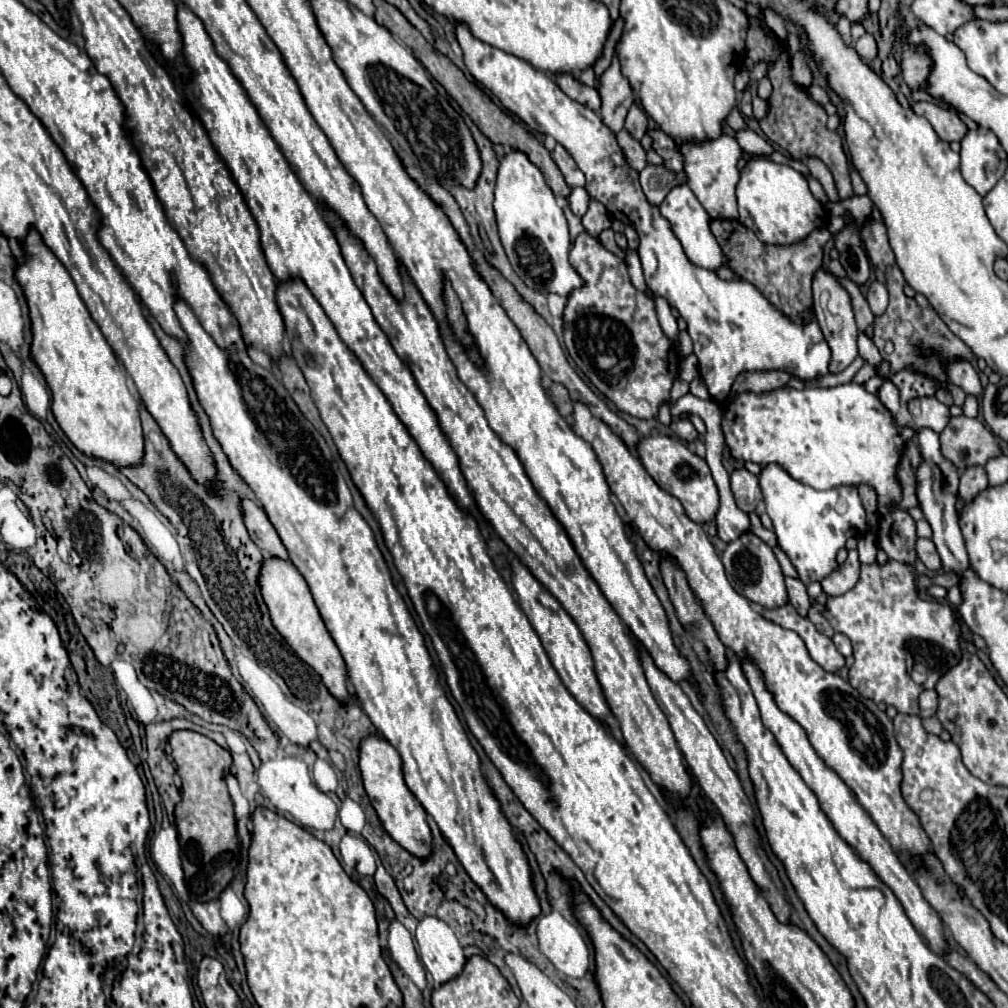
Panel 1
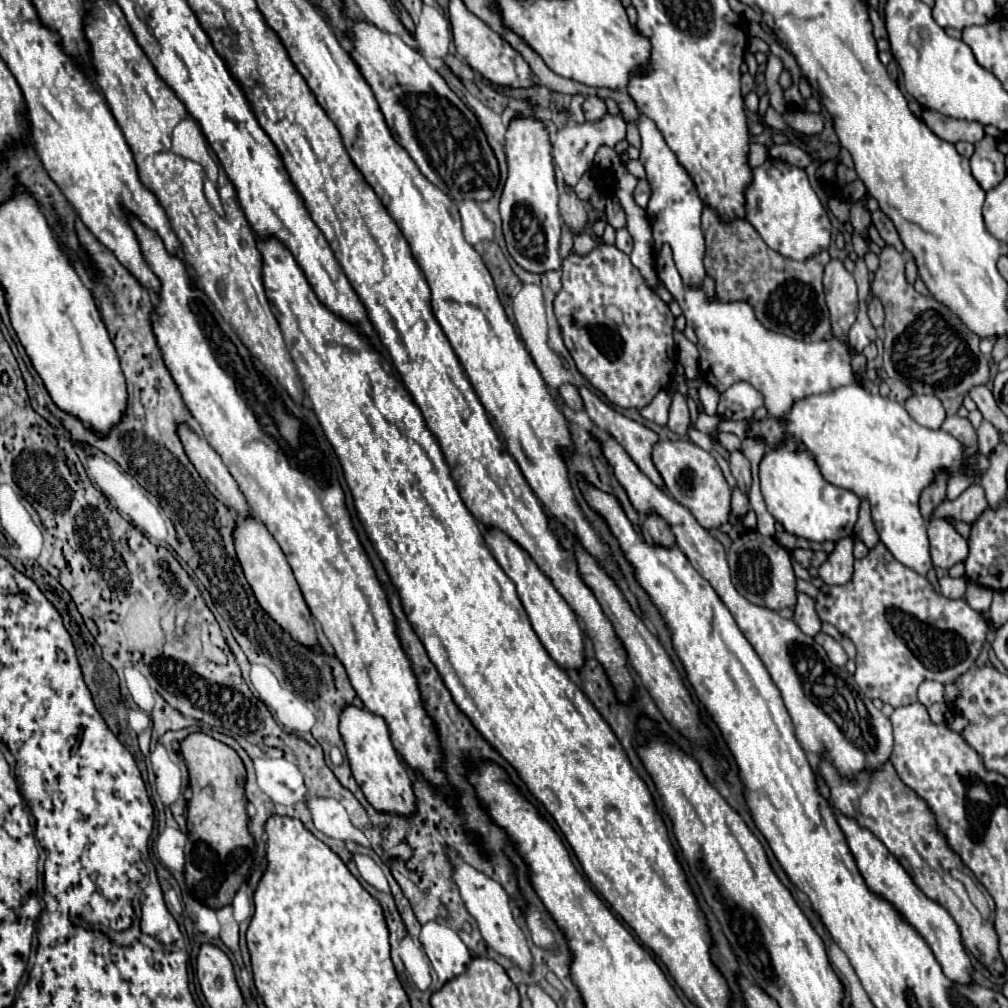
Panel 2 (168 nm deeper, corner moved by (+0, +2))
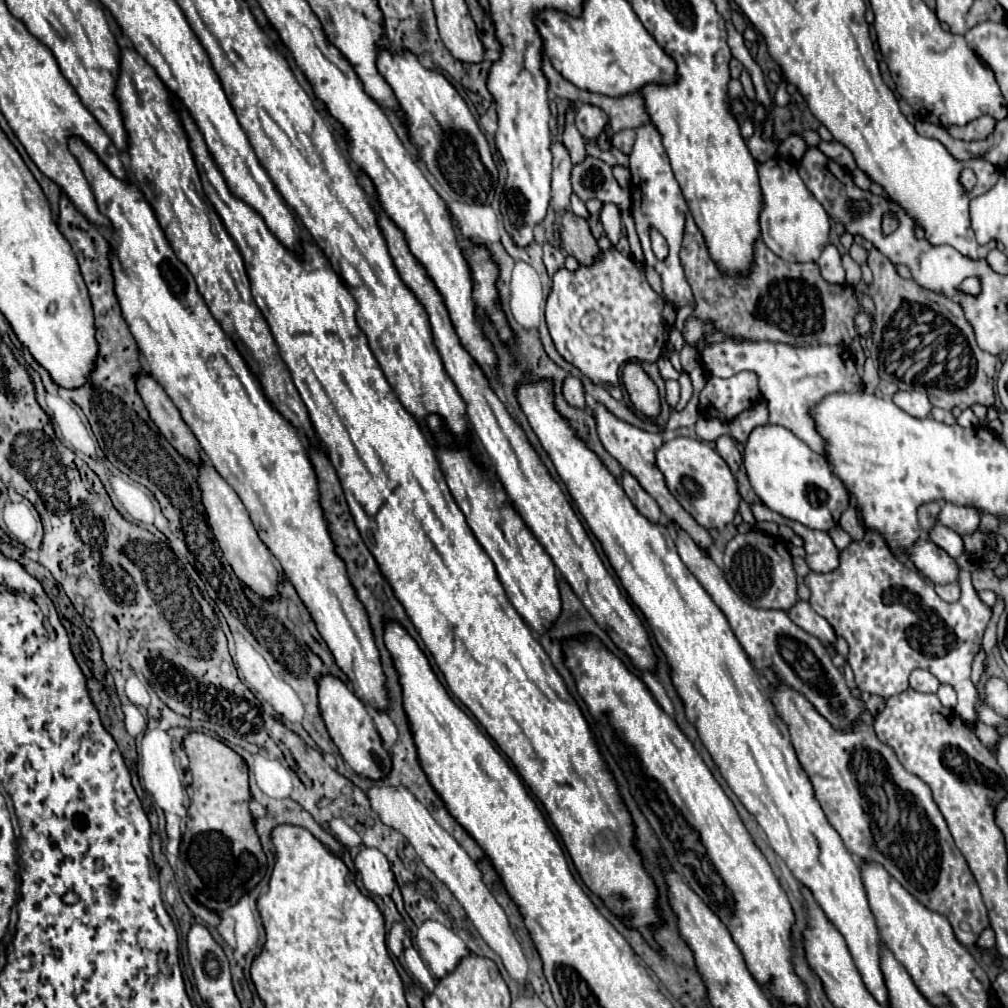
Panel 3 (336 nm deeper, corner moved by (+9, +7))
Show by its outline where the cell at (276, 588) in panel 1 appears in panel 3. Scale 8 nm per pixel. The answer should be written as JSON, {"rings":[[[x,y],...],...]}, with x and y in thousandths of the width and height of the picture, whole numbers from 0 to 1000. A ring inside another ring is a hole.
{"rings":[[[203,455],[195,461],[195,481],[199,487],[199,499],[205,507],[205,519],[211,525],[211,531],[235,572],[239,572],[239,576],[243,576],[243,580],[247,580],[249,584],[255,584],[259,592],[271,592],[271,588],[275,588],[277,564],[265,541],[255,533],[255,527],[247,517],[247,509],[243,509],[243,503],[239,501],[239,495],[235,493],[231,483]]]}

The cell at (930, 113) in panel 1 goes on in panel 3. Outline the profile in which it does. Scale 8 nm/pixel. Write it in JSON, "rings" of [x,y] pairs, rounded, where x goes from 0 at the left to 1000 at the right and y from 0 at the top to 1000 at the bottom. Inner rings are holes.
{"rings":[[[975,114],[957,126],[941,126],[941,134],[945,134],[947,138],[953,138],[953,140],[971,140],[971,138],[977,138],[979,134],[985,132],[987,122],[989,120],[985,116]]]}

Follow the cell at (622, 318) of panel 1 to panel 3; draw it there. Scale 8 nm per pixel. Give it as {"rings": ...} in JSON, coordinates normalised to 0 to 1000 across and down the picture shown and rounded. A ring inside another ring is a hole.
{"rings":[[[606,247],[606,249],[598,249],[596,251],[596,257],[592,257],[586,265],[574,265],[570,271],[566,271],[564,267],[555,267],[551,273],[549,273],[549,287],[547,287],[547,293],[543,297],[543,324],[545,324],[545,330],[549,334],[549,340],[553,344],[553,348],[564,358],[568,360],[570,364],[574,364],[586,378],[590,380],[608,380],[608,382],[614,382],[614,364],[622,358],[652,358],[658,348],[660,348],[660,342],[662,342],[662,328],[660,328],[660,322],[658,322],[658,303],[660,299],[646,287],[646,283],[642,281],[640,273],[632,267],[632,263],[628,261],[626,255],[620,255],[616,253],[612,247]]]}

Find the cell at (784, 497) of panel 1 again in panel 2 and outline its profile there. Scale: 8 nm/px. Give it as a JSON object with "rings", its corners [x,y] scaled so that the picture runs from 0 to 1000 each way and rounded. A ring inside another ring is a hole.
{"rings":[[[780,438],[780,442],[776,442],[776,446],[764,446],[758,450],[758,454],[754,458],[754,480],[756,480],[756,492],[762,502],[762,508],[770,514],[770,518],[774,518],[778,522],[780,528],[784,528],[792,534],[800,534],[804,538],[819,538],[821,534],[825,534],[829,538],[833,534],[845,532],[847,520],[851,516],[853,494],[839,484],[821,480],[815,474],[815,470],[812,468],[804,450],[794,448],[788,438]]]}

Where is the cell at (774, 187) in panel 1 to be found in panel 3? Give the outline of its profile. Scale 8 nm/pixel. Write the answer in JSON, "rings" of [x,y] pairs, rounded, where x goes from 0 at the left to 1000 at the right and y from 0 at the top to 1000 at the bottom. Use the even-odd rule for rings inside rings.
{"rings":[[[769,156],[753,164],[753,178],[757,189],[757,209],[753,219],[755,237],[759,243],[779,259],[811,259],[814,249],[822,243],[822,213],[816,203],[801,189],[791,166],[779,158]]]}

